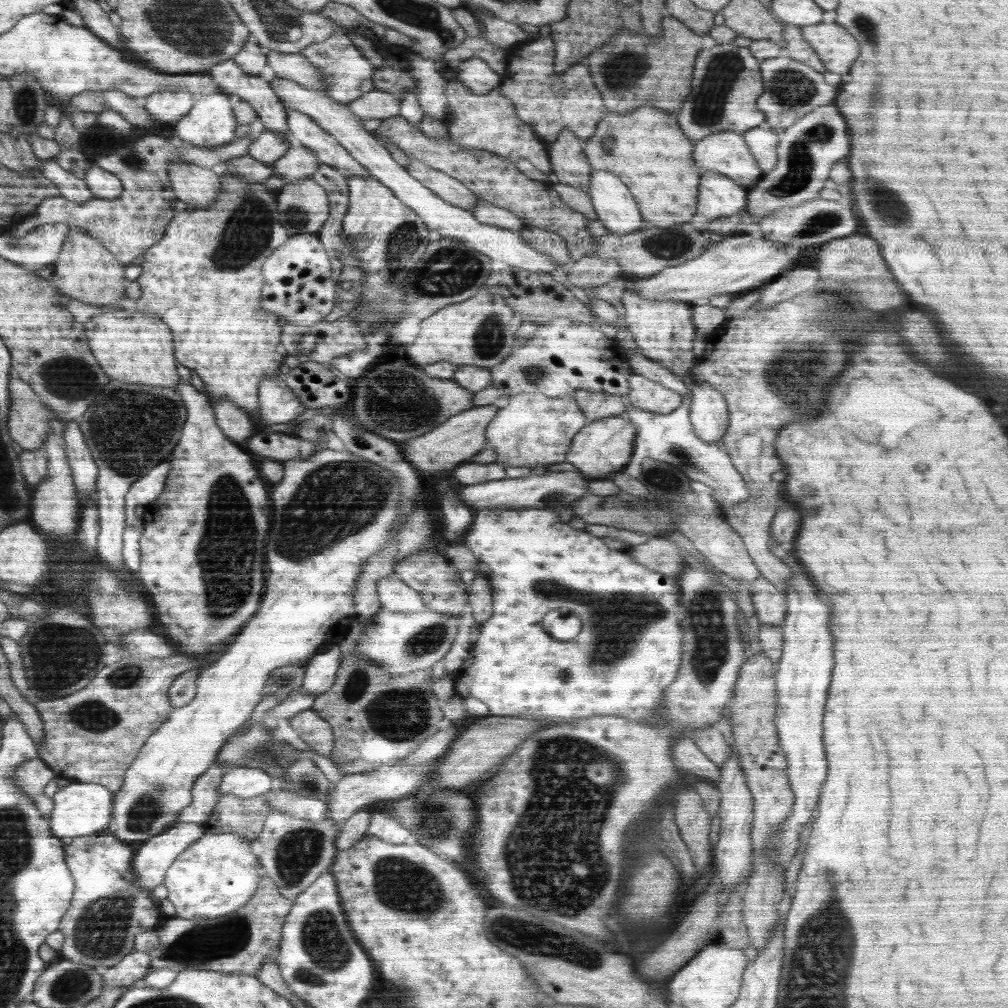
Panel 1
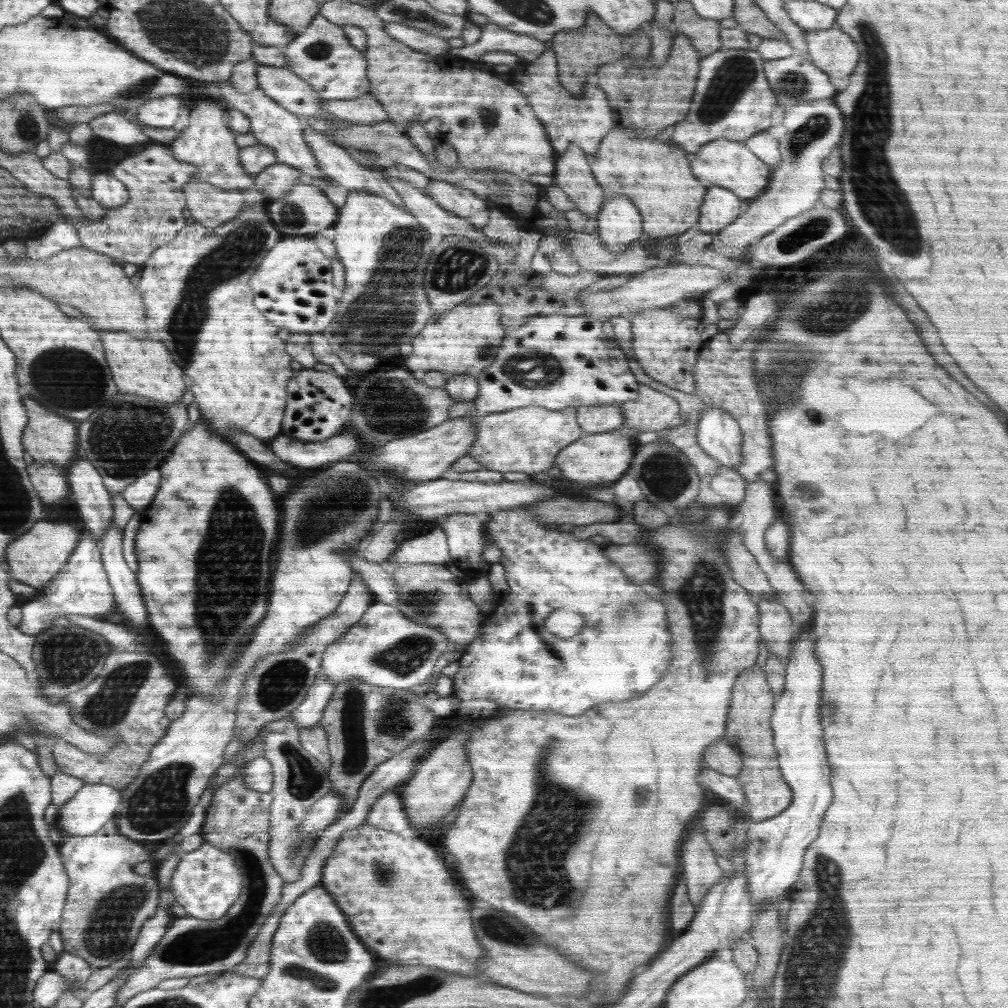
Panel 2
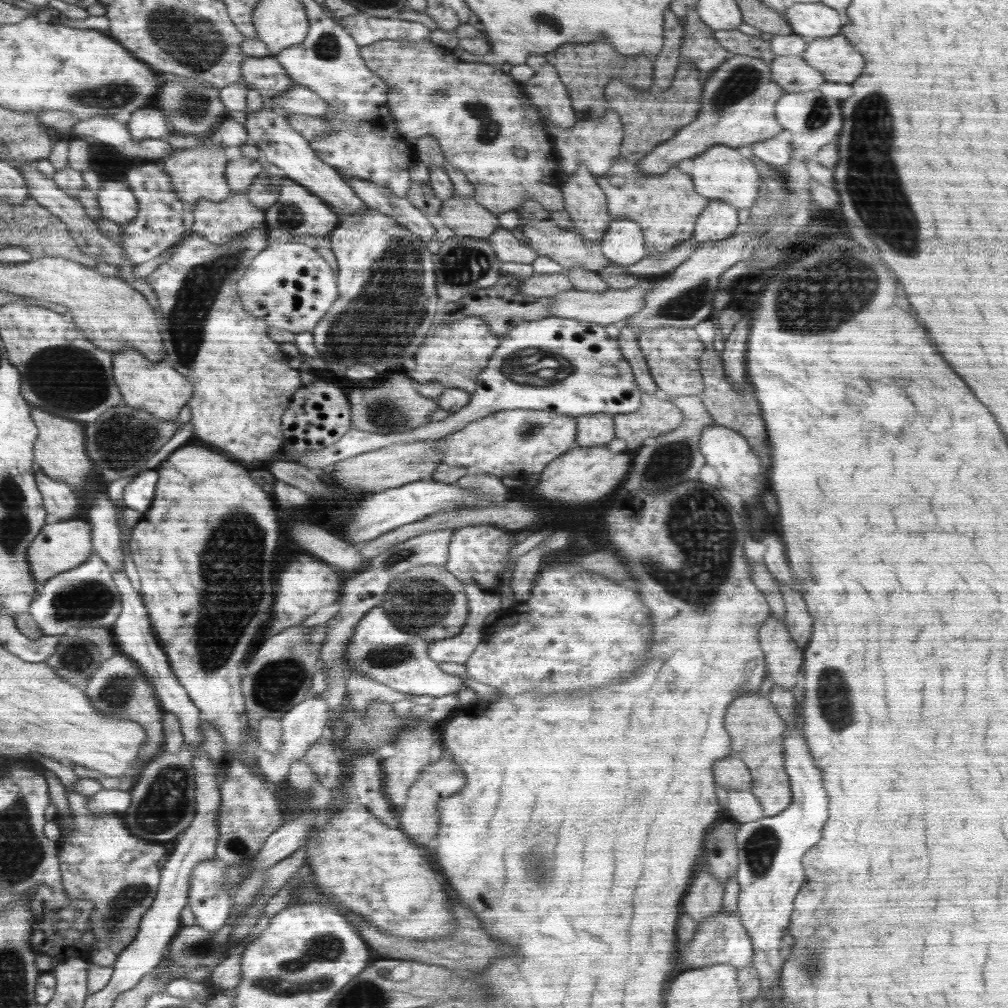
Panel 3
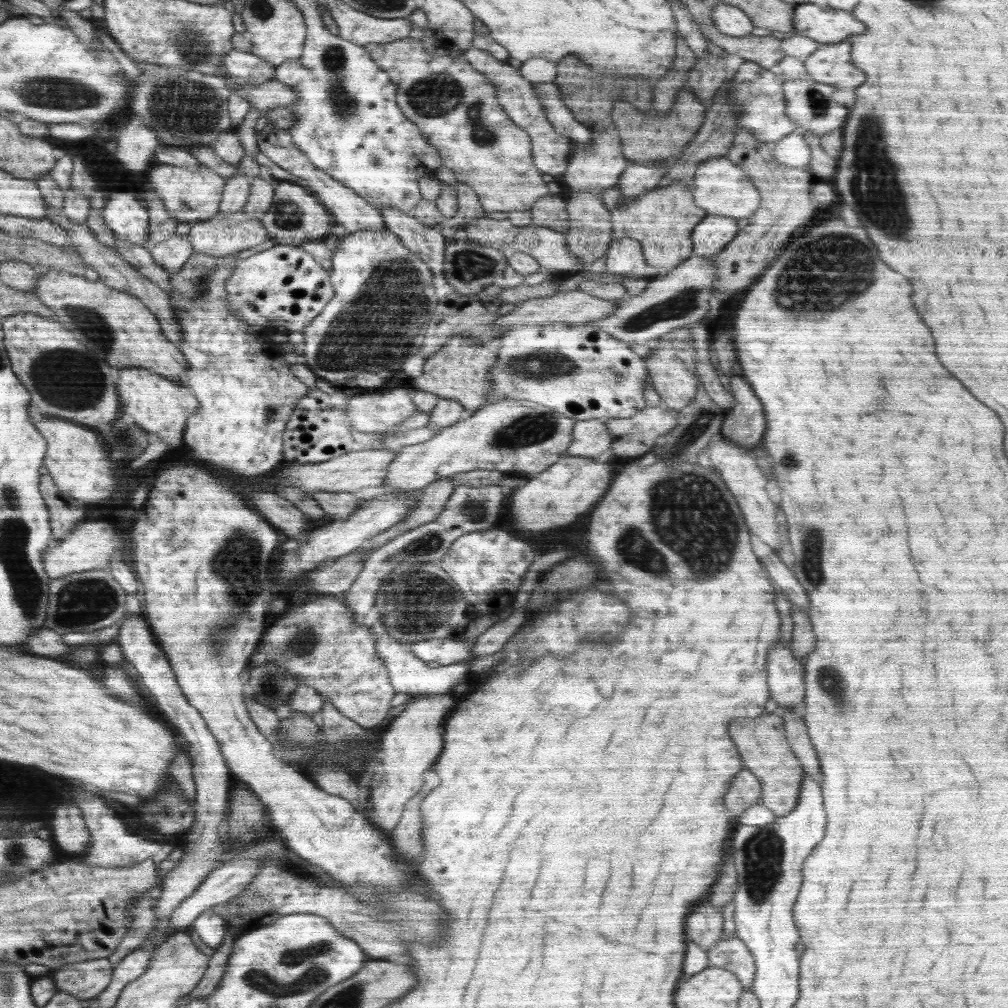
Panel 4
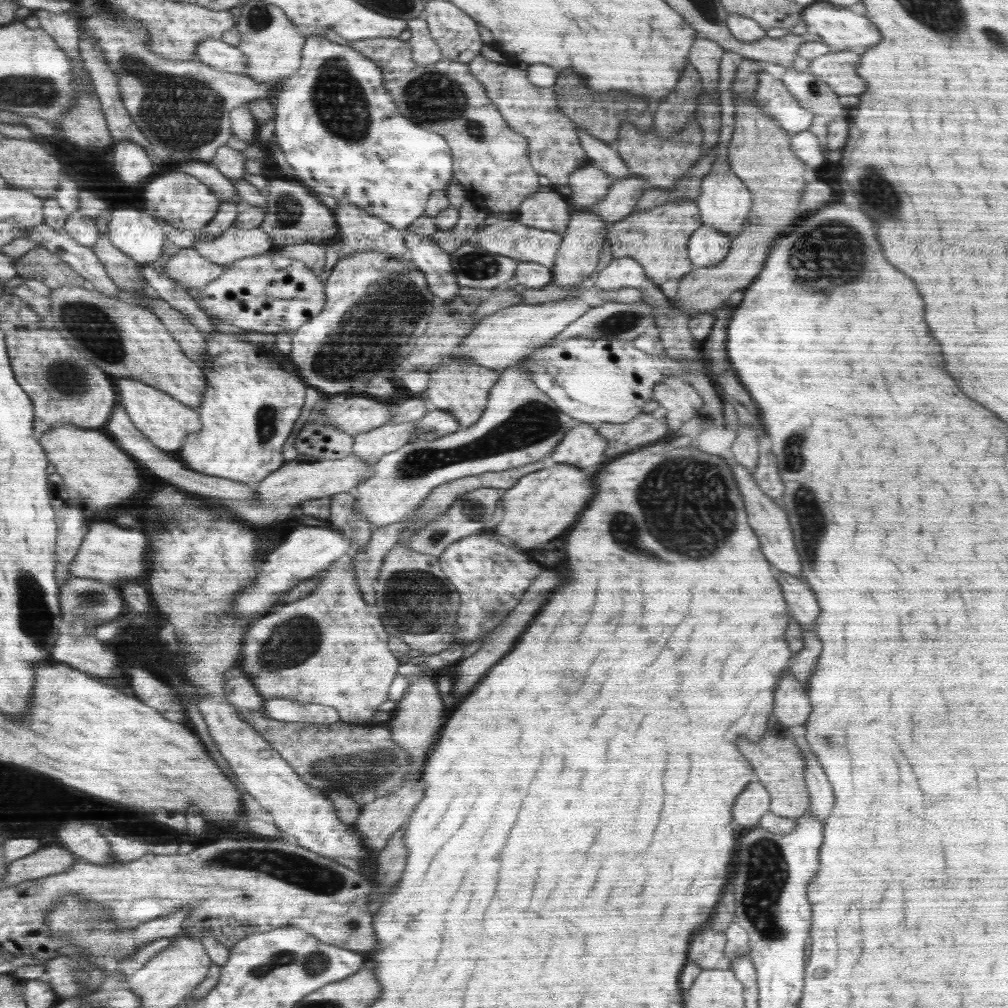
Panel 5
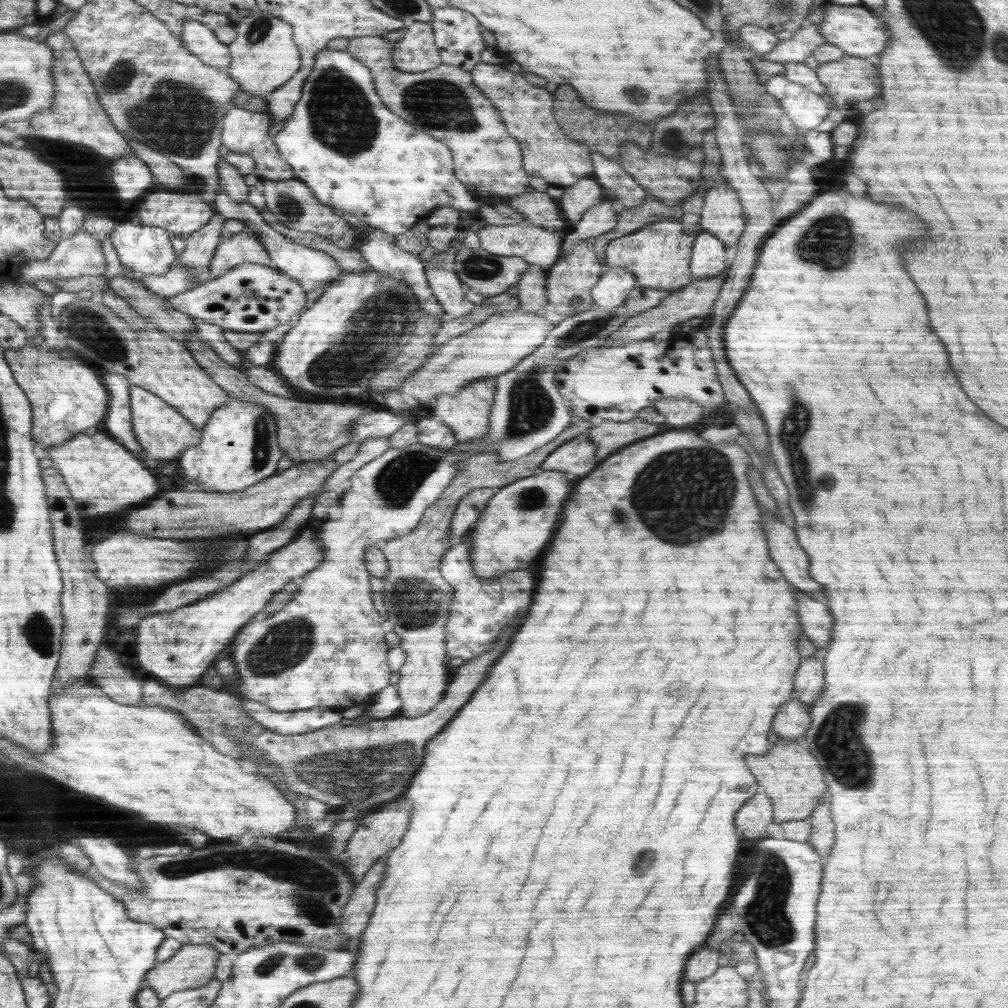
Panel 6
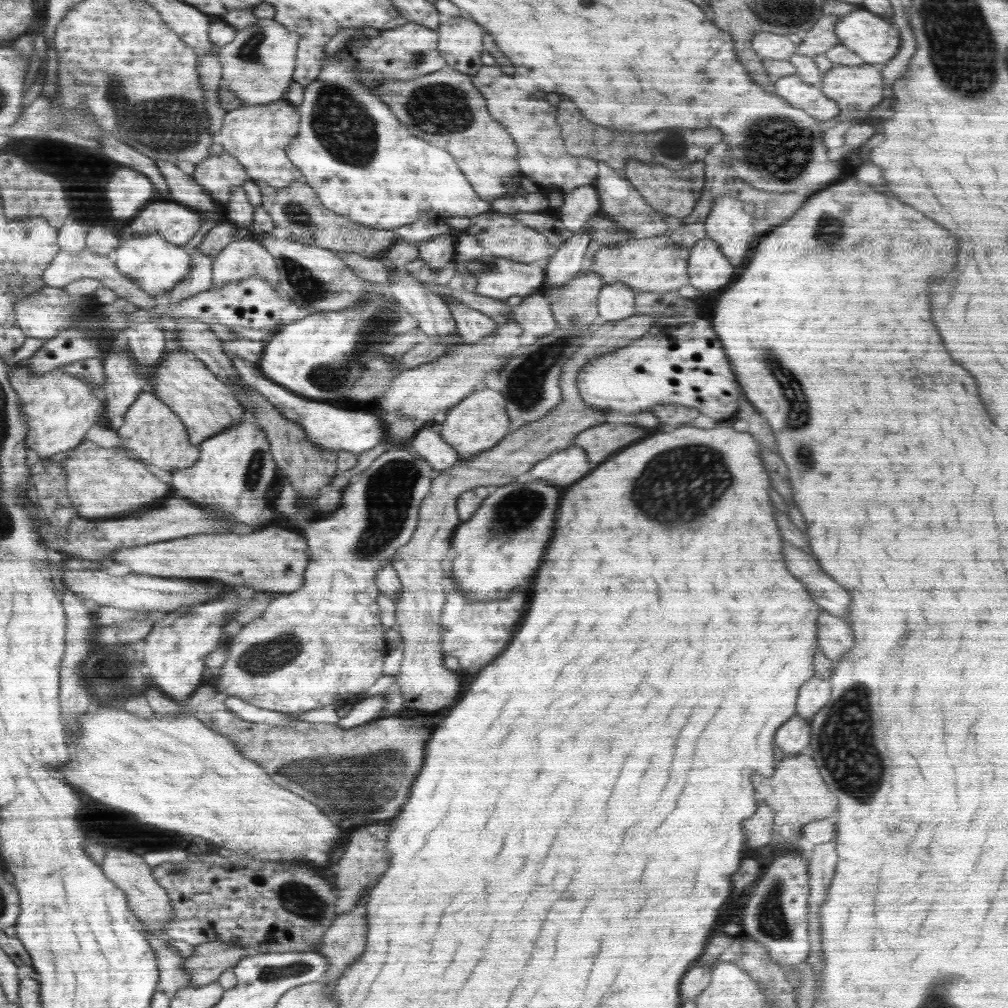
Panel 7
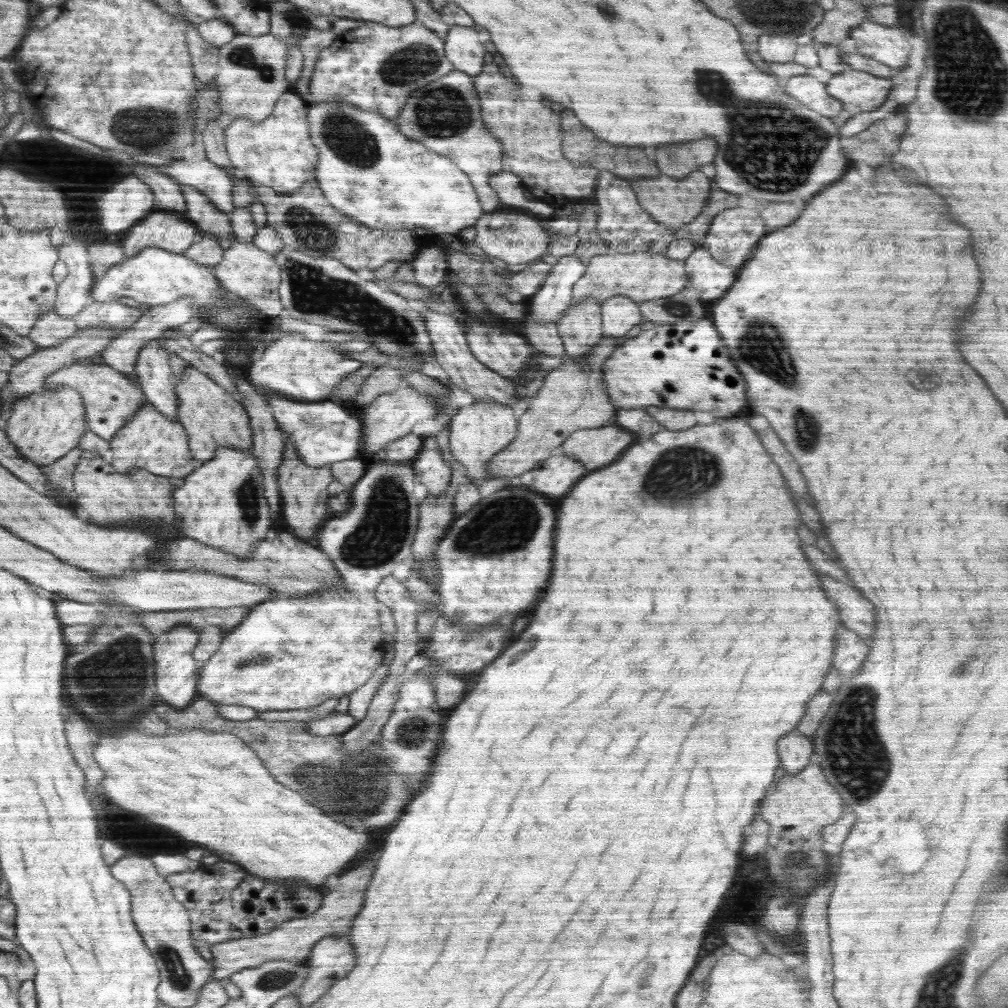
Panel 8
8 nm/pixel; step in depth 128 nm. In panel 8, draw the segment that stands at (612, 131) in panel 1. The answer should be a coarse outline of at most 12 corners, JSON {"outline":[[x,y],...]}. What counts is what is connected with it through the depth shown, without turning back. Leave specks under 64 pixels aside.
{"outline":[[609,251],[574,284],[571,304],[642,303],[689,285],[684,261]]}

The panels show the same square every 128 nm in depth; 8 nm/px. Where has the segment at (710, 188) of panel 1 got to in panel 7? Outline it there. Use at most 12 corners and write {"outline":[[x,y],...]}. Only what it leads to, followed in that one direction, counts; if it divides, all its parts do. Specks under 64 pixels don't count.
{"outline":[[705,237],[690,249],[689,286],[703,297],[731,285],[733,261]]}

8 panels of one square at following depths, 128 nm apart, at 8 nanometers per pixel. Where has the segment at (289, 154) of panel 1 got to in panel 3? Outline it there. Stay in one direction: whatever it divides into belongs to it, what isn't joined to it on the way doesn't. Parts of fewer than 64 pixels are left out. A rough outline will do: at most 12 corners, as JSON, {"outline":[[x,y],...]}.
{"outline":[[263,171],[248,186],[256,208],[265,211],[288,183],[283,174]]}

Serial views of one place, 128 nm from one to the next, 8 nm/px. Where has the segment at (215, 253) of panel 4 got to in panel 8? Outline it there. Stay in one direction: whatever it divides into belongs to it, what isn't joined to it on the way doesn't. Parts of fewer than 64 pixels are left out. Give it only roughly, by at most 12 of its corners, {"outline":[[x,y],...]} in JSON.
{"outline":[[231,242],[213,267],[230,294],[268,316],[285,309],[275,256]]}

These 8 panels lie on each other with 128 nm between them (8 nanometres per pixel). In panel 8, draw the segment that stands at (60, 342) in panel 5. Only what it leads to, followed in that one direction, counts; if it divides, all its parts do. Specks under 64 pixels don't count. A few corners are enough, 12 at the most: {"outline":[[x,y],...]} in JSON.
{"outline":[[74,389],[17,399],[4,431],[46,466],[78,445],[87,417]]}

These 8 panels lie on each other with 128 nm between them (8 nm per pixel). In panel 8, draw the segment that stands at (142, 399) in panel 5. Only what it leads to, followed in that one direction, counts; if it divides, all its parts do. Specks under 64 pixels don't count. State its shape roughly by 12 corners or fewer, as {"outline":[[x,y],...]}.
{"outline":[[148,402],[109,440],[119,472],[184,479],[186,432]]}

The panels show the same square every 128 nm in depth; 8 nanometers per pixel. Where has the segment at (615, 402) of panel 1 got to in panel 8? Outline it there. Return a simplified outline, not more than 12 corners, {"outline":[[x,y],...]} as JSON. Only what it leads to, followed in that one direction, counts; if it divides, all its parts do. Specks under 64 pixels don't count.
{"outline":[[554,453],[522,475],[516,488],[556,502],[587,469]]}

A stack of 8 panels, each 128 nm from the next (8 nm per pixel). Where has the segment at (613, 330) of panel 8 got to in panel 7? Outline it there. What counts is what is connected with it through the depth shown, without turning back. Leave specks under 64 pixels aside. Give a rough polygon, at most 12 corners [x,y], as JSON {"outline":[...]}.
{"outline":[[624,284],[602,286],[600,323],[636,315],[635,293]]}

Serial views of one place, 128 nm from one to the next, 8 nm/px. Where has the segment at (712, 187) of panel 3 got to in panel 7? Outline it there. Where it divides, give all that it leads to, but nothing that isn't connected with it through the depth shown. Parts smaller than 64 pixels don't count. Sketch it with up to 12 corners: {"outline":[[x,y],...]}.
{"outline":[[738,198],[714,200],[706,237],[736,262],[759,229]]}

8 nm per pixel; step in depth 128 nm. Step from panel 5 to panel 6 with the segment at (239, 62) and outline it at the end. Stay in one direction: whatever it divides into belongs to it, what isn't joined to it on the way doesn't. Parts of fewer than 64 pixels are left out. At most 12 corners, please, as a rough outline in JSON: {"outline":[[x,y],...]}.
{"outline":[[184,19],[182,39],[191,54],[220,69],[230,65],[228,45],[208,25]]}

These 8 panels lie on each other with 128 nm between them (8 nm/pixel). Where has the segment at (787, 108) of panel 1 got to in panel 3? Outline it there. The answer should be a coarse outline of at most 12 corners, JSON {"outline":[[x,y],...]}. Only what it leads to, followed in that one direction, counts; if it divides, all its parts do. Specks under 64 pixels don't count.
{"outline":[[800,55],[770,62],[772,80],[784,92],[820,89],[824,76]]}

